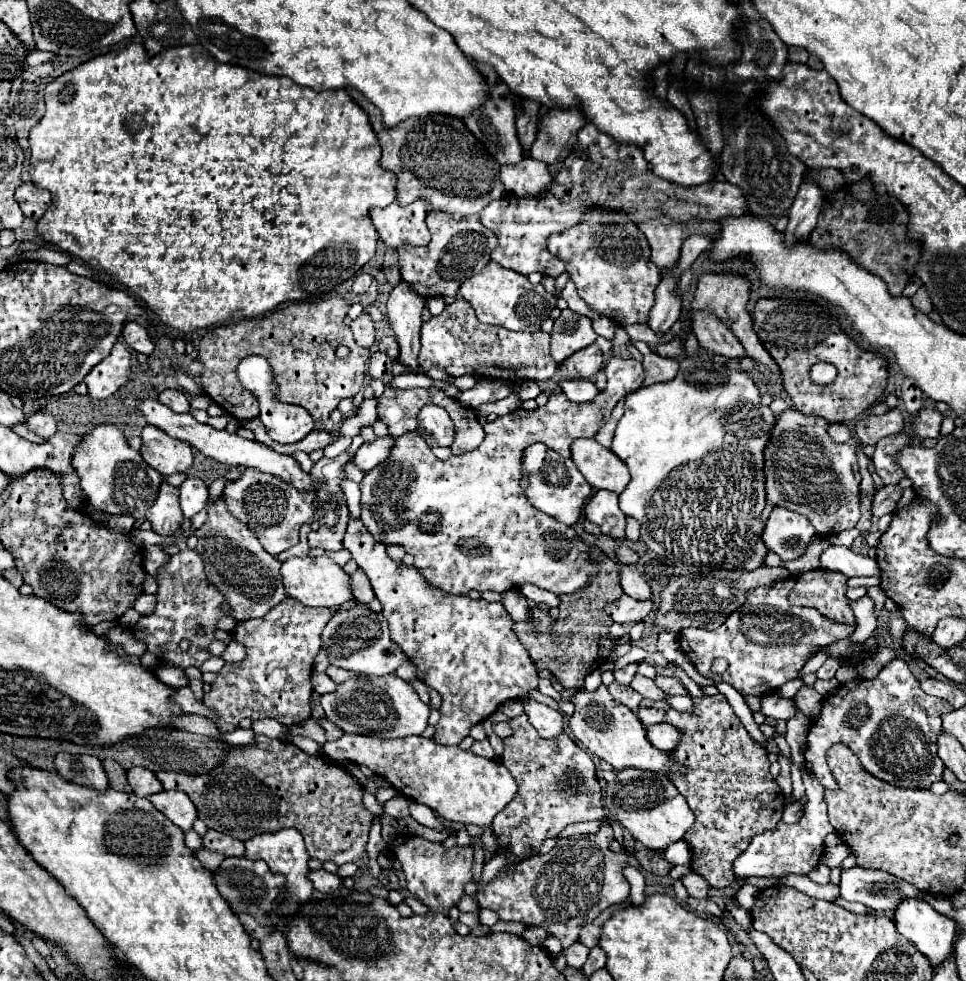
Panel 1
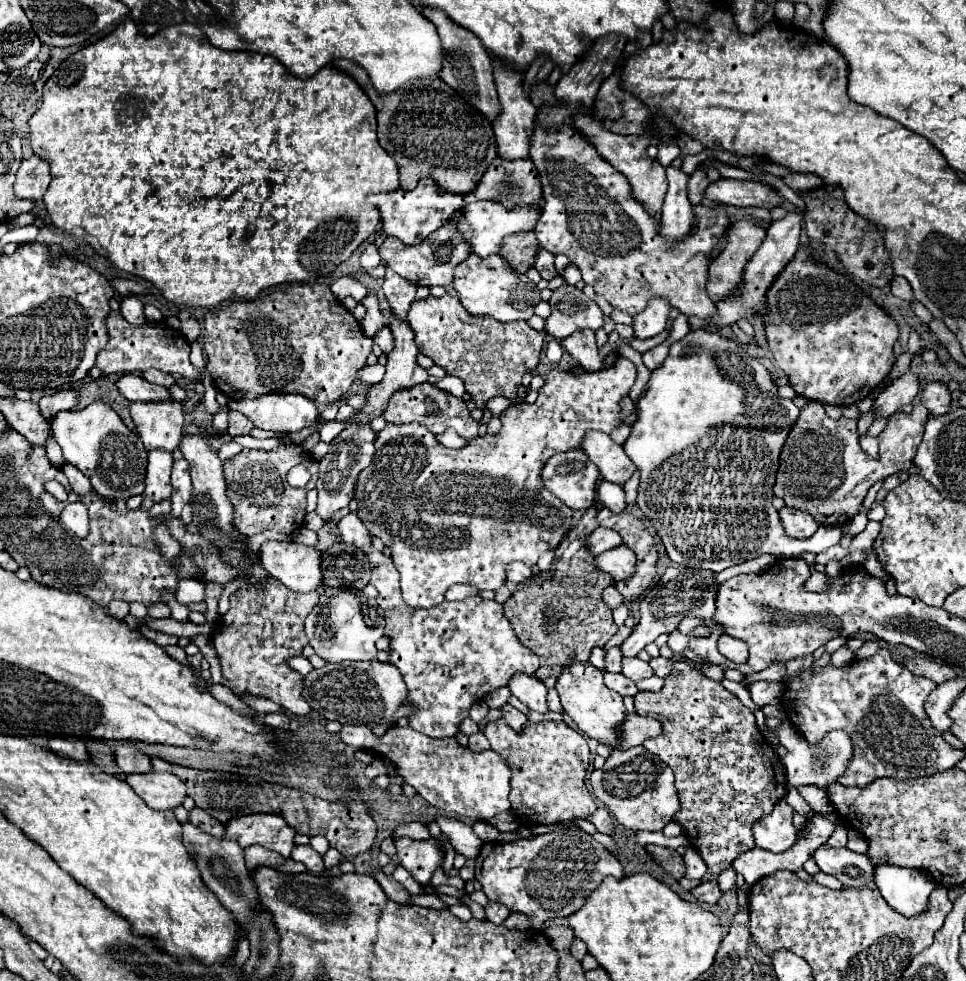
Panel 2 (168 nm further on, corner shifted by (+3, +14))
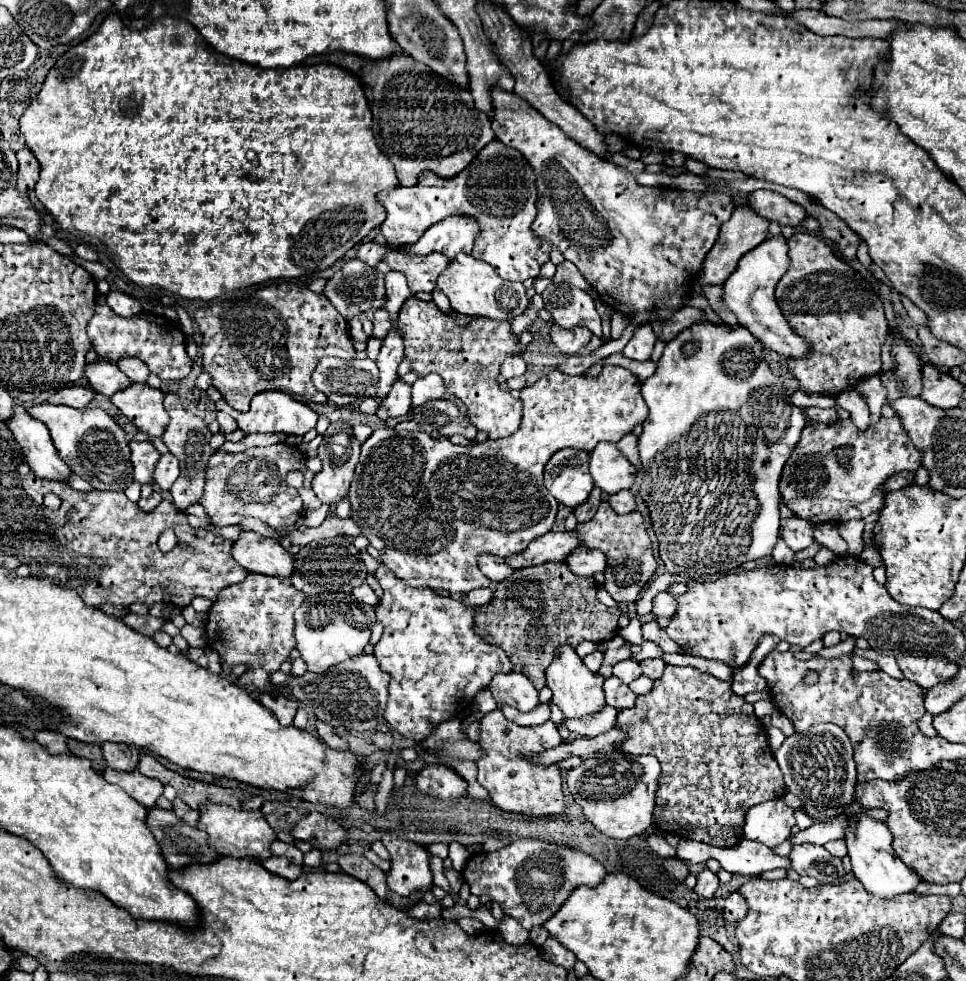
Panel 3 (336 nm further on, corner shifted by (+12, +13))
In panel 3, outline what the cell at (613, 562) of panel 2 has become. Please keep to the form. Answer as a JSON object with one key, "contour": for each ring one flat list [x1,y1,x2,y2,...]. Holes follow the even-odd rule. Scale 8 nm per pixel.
{"contour":[[579,547,577,551,573,551,565,563,569,565,569,569,575,575,581,577,593,577,595,573,605,573,605,565,607,565,607,557,599,551,599,549,589,549,589,547]]}

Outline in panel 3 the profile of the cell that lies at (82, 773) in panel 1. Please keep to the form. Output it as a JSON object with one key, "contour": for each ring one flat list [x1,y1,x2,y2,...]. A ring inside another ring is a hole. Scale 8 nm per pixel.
{"contour":[[39,731,35,733,35,739,41,747,45,747,51,755,61,755,61,753,69,753,67,749,67,739,59,733,53,731]]}

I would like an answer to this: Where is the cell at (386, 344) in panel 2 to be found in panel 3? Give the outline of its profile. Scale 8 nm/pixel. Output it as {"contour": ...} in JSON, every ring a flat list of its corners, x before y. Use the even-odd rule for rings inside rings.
{"contour":[[377,309,375,315,373,315,373,337,375,339,385,339,387,331,389,331,391,323,389,323,389,317,387,317,387,311,385,309]]}

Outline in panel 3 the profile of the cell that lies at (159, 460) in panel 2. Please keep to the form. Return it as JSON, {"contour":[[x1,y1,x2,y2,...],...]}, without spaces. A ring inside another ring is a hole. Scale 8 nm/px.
{"contour":[[129,441,131,447,131,461,133,461,133,475,137,483,153,485,153,471,161,457,161,453,153,447,151,441]]}

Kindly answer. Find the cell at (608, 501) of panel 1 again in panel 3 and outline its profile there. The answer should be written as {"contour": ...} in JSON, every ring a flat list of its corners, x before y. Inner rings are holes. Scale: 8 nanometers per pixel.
{"contour":[[621,491,621,493,615,493,615,495,609,495,609,505,617,513,631,513,631,511,635,511,635,499,633,499,631,491]]}

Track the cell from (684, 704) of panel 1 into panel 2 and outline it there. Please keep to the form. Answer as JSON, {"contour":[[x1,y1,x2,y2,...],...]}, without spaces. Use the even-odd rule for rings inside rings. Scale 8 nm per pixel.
{"contour":[[650,676,650,678,646,678,646,680,638,680,638,682,636,682,636,686,638,686,640,690,660,692,660,688,664,686,664,680,662,680,662,678,658,678,658,676]]}

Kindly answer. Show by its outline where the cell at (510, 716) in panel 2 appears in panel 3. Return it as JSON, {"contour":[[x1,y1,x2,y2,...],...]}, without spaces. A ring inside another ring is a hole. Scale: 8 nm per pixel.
{"contour":[[541,703,541,705,537,705,535,709,531,709,529,713,521,713,521,711,513,709,511,705,505,705,503,715,505,715,509,721,517,723,517,725,527,725,527,727,533,727,533,725,541,725,541,723,549,721,549,707]]}

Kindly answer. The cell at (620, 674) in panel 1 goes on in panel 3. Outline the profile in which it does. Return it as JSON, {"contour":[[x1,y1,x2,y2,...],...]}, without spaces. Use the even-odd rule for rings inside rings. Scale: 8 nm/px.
{"contour":[[593,651,593,653,589,653,585,659,583,659,583,663,591,669,591,671,599,671,601,669,601,665,603,665,603,653,601,651]]}

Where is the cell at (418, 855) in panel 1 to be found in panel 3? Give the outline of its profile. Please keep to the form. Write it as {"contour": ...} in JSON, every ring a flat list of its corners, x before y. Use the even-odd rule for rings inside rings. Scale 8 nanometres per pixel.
{"contour":[[383,835,383,845,391,853,391,869,387,871,389,889,401,897,413,891,427,891,433,885,429,871,429,851,417,843]]}

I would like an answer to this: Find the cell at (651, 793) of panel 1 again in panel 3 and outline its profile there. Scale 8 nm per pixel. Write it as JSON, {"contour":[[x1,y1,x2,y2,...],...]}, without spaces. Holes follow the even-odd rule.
{"contour":[[613,751,609,755,585,759,583,765,573,767,567,775,567,785,575,801,583,807,587,821,591,821,603,835,613,839,629,839,633,835,641,835,653,825,659,777,661,765,653,755,629,755]]}

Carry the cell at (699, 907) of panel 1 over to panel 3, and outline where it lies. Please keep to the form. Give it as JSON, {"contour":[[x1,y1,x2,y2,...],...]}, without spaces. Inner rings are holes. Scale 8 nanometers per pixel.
{"contour":[[705,869,705,871,701,871,701,873,697,875,697,885,695,885,693,891,695,891,699,897,711,899,711,897,715,895,717,887,719,887,719,877,717,877,715,873,711,873,709,869]]}

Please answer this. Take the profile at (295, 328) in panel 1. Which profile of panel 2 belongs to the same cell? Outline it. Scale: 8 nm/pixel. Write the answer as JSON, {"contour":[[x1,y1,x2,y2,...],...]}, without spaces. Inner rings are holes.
{"contour":[[302,282,270,290,256,300,236,300,210,310,204,316,202,342,208,358,206,368,216,388,230,400,258,398,272,392,296,392,320,404,334,404,348,392,354,384,354,372,366,364,374,344,372,338,362,332,358,320,336,300,328,284]]}

